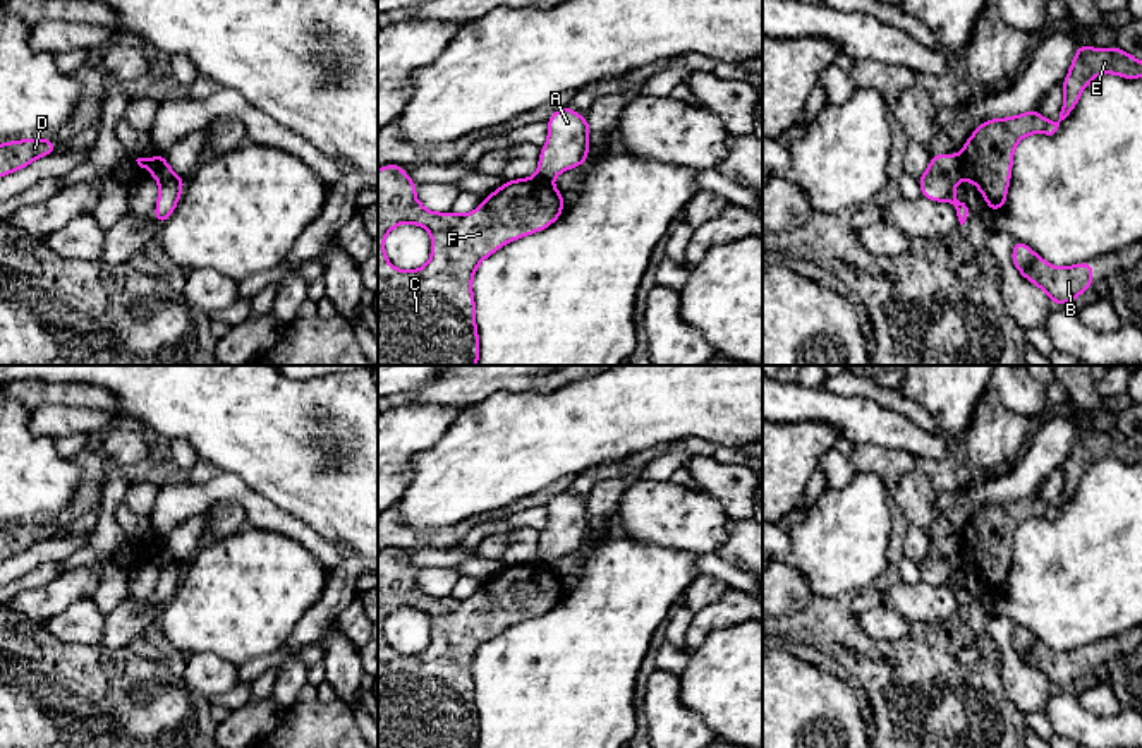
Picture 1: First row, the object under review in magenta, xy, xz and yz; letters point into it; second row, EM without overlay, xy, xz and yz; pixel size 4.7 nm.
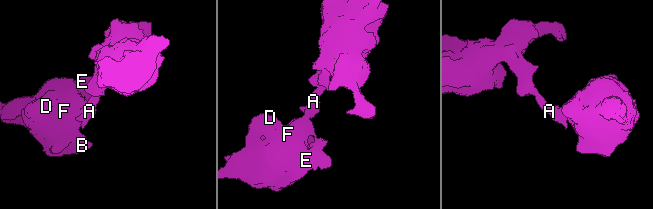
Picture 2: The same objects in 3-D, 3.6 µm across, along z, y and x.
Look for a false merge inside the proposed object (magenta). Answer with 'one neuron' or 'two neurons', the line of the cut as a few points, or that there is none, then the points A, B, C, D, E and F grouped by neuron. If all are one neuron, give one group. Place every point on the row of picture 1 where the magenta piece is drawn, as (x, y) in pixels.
two neurons; cut in yz along (959, 156), (962, 177); A / B C D E F

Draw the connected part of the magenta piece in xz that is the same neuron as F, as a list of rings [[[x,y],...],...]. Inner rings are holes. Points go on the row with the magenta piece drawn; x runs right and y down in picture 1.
[[[402,165],[378,170],[378,365],[477,365],[479,333],[472,278],[477,266],[500,247],[553,225],[565,201],[541,177],[507,180],[467,214],[433,213],[416,199],[417,184]],[[402,223],[431,233],[429,261],[412,271],[393,268],[383,242]]]

